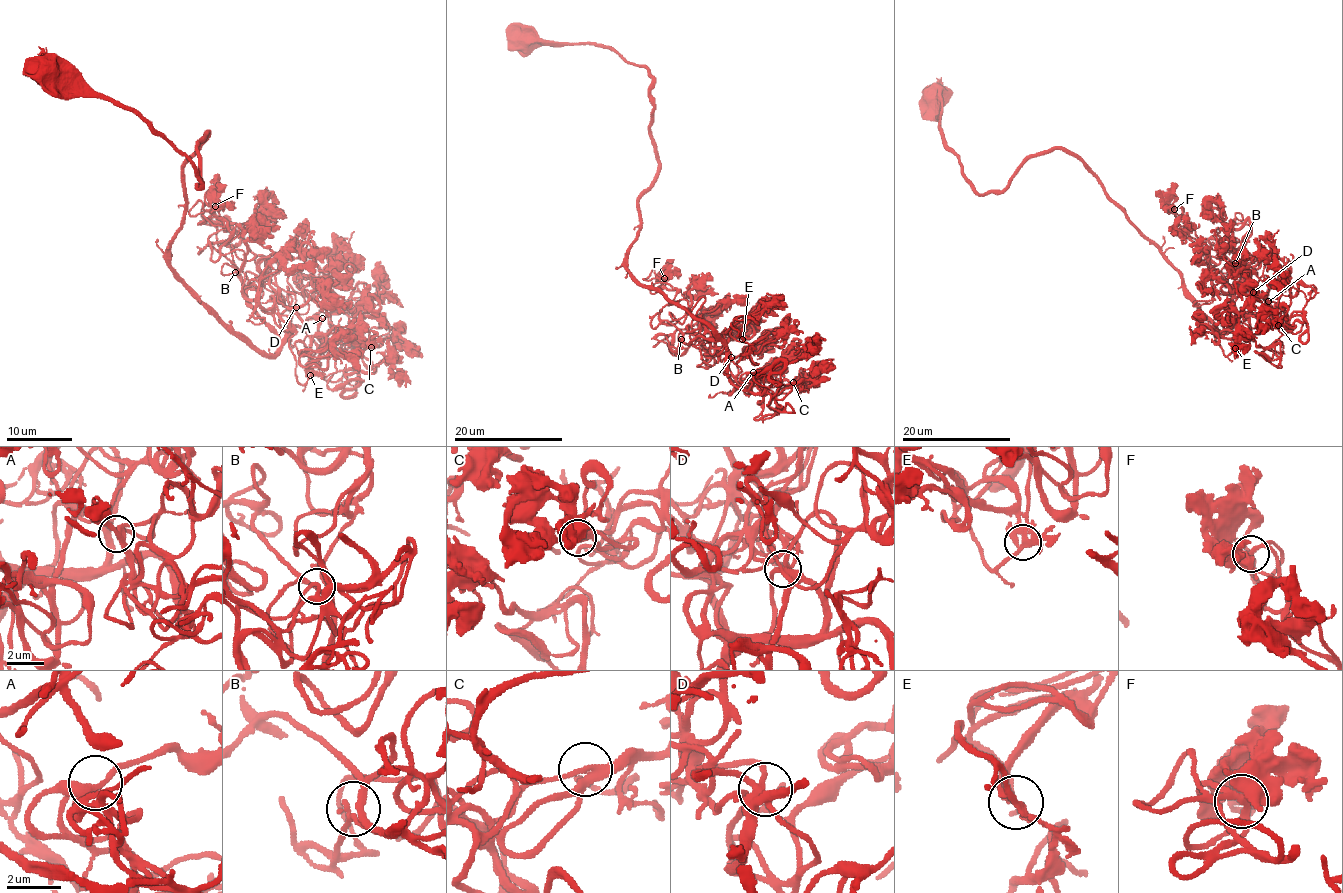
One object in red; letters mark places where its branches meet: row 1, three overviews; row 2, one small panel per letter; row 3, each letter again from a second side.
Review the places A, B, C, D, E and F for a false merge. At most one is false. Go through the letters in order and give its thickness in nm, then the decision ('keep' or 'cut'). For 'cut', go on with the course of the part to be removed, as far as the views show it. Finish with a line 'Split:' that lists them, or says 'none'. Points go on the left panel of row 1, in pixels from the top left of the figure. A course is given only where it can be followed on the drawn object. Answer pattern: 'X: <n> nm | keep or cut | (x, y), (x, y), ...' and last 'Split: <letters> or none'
A: 280 nm | keep
B: 190 nm | keep
C: 280 nm | keep
D: 280 nm | keep
E: 200 nm | keep
F: 280 nm | keep
Split: none

